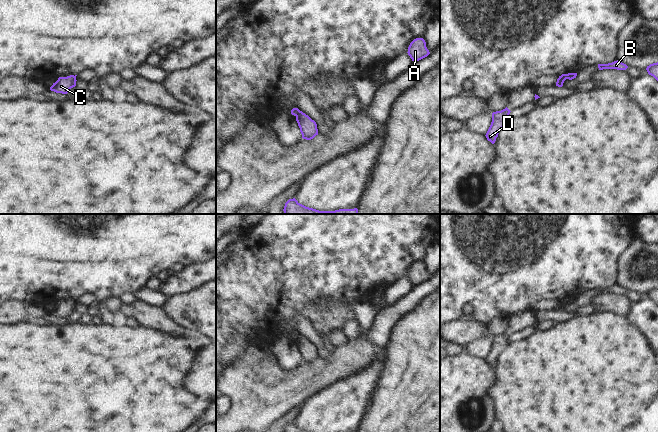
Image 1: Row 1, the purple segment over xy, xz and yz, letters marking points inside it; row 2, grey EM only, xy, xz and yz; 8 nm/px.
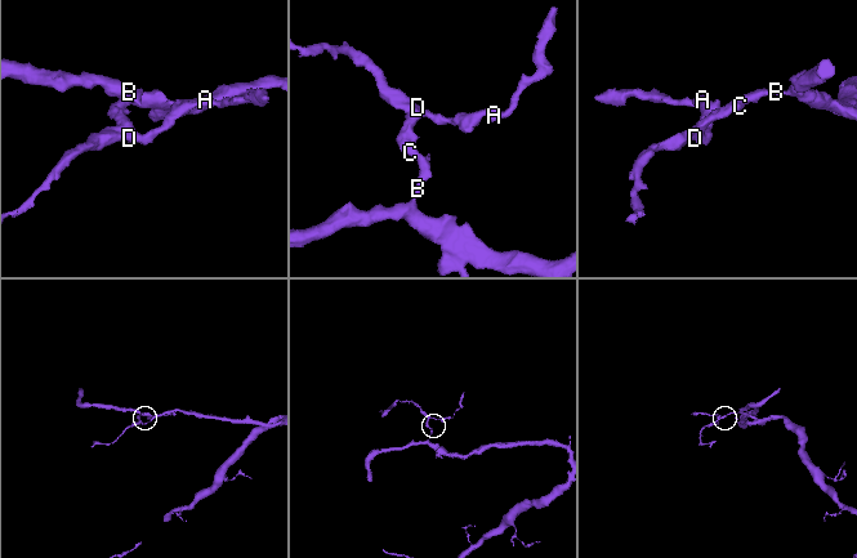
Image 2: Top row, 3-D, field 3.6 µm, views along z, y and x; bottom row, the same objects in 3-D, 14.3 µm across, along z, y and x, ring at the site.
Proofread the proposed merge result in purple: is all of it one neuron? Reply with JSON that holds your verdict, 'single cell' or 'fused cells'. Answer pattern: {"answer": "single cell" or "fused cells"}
{"answer": "fused cells"}

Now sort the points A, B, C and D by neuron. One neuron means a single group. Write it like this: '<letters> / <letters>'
A C D / B

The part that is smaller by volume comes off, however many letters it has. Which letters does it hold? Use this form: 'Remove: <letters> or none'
Remove: A, C, D

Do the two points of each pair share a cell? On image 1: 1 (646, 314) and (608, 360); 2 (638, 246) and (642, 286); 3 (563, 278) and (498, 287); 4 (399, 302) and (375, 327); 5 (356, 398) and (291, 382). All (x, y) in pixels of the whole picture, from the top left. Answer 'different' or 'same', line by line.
1: different
2: same
3: same
4: same
5: different

